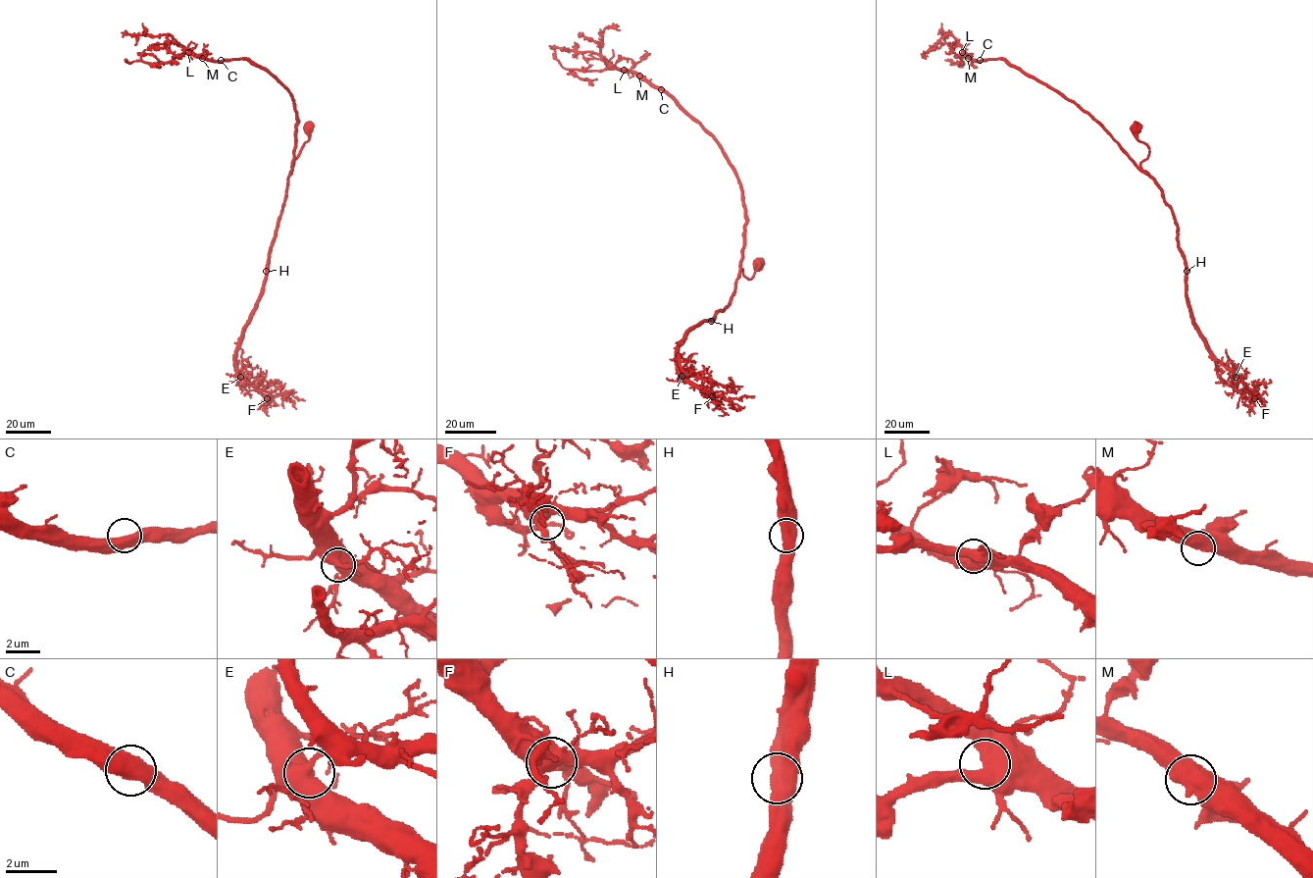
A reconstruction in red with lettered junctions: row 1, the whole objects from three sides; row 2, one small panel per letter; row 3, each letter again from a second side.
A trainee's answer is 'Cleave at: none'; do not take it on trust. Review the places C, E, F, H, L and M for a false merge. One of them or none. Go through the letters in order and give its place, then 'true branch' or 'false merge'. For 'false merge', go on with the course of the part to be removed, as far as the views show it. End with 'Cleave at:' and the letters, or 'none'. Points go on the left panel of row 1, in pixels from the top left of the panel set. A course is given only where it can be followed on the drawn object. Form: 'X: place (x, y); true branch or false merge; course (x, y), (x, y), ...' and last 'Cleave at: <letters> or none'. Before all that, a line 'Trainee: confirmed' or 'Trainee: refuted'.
Trainee: confirmed
C: place (221, 60); true branch
E: place (240, 377); true branch
F: place (267, 398); true branch
H: place (266, 271); true branch
L: place (188, 52); true branch
M: place (202, 58); true branch
Cleave at: none

